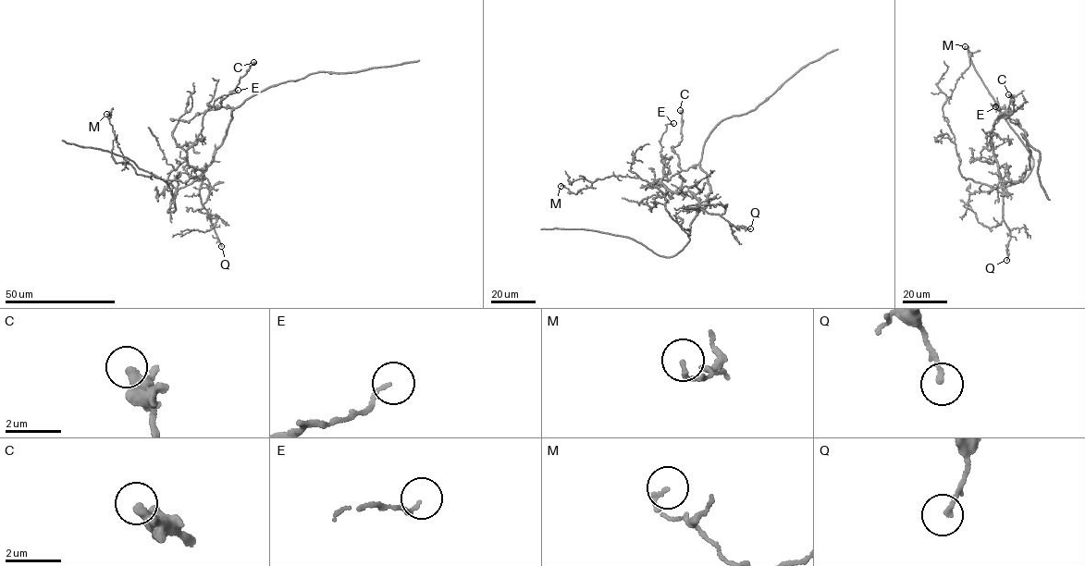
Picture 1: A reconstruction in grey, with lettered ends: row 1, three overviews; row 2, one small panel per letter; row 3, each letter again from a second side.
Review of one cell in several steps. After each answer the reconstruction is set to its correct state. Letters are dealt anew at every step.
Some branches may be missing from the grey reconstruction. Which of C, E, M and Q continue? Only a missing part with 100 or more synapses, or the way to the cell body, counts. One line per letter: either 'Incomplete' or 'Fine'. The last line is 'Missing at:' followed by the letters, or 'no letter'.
C: Fine
E: Fine
M: Fine
Q: Fine
Missing at: no letter

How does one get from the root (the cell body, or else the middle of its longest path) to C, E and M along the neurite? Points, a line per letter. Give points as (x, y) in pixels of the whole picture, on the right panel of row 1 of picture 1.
C: (1022, 177), (1029, 167), (1029, 151), (1024, 130), (1009, 120), (1006, 114), (1014, 110), (1014, 98), (1008, 94)
E: (1022, 177), (1017, 181), (1005, 182), (998, 168), (992, 129), (997, 116), (1006, 110), (995, 106)
M: (1022, 177), (992, 187), (967, 178), (959, 170), (943, 109), (970, 65), (972, 53), (965, 46)

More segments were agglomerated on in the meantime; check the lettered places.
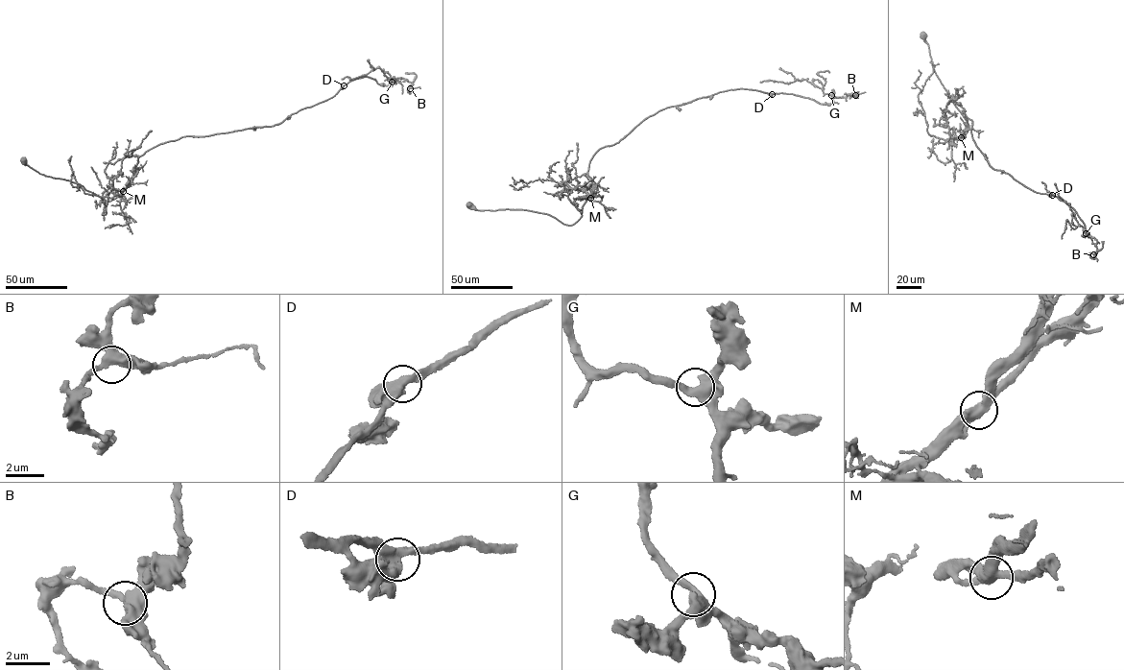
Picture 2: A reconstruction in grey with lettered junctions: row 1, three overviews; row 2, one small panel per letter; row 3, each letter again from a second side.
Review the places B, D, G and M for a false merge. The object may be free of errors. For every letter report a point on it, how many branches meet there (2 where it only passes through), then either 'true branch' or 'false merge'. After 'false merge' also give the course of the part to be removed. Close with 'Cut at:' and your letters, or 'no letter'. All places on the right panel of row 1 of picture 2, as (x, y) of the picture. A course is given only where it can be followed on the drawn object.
B: place (1093, 254); branches 3; true branch
D: place (1052, 195); branches 3; true branch
G: place (1086, 233); branches 4; true branch
M: place (961, 137); branches 4; true branch
Cut at: no letter

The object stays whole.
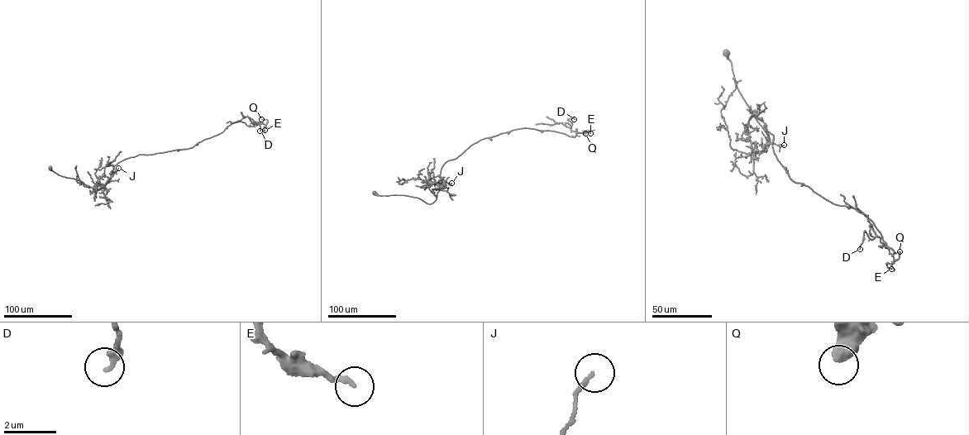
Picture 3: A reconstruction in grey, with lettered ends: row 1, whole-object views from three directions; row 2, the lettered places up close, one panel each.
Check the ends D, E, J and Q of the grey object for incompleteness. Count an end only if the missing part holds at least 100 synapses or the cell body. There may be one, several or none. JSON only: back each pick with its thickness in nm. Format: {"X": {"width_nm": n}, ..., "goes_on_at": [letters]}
{"goes_on_at": []}

